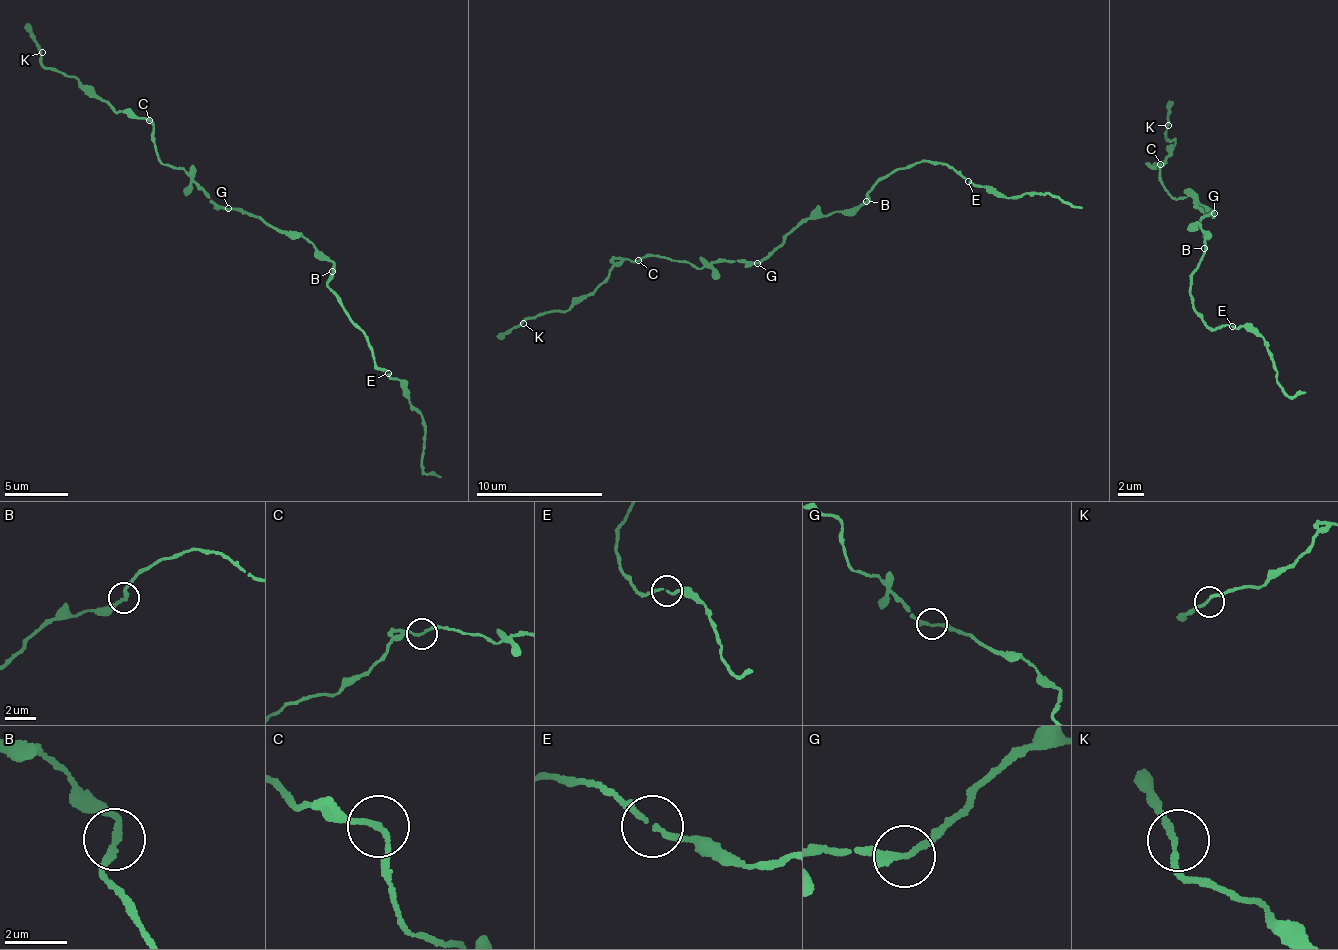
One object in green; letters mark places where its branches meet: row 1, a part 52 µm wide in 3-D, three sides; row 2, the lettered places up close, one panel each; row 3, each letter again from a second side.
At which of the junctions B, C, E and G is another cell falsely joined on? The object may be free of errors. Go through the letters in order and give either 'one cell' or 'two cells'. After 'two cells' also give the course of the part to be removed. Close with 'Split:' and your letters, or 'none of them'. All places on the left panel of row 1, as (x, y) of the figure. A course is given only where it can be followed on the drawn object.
B: one cell
C: one cell
E: one cell
G: one cell
Split: none of them

